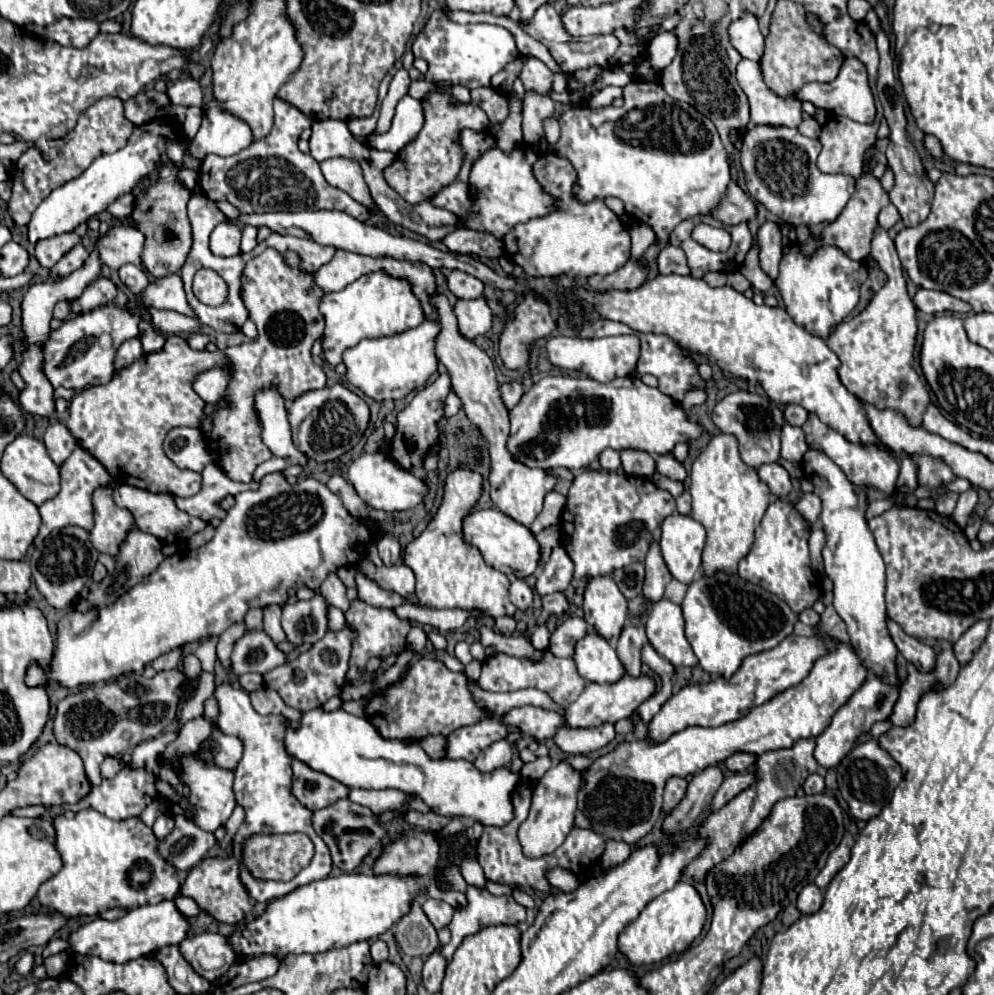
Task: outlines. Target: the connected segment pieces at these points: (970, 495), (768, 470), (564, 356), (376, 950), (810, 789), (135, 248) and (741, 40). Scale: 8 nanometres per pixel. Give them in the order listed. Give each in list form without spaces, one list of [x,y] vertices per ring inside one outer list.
[[[973,486],[966,492],[960,494],[956,508],[951,516],[952,520],[958,524],[960,528],[964,528],[967,525],[968,519],[978,502],[978,490]]]
[[[770,462],[770,464],[762,464],[758,468],[758,476],[768,484],[770,492],[780,496],[780,498],[786,498],[788,492],[792,490],[792,484],[790,484],[790,474],[788,470],[778,464],[778,462]]]
[[[634,334],[594,338],[594,340],[582,340],[576,336],[572,338],[556,336],[546,342],[546,350],[548,350],[548,360],[554,366],[562,370],[580,370],[598,382],[610,382],[620,376],[634,376],[634,368],[640,356],[640,340]]]
[[[380,938],[372,940],[372,944],[370,944],[370,954],[372,954],[374,964],[380,964],[382,960],[386,960],[386,958],[388,958],[388,946],[386,946],[386,942],[380,940]]]
[[[810,774],[804,782],[804,792],[806,794],[818,794],[818,792],[824,792],[824,778],[820,774]]]
[[[124,224],[110,226],[106,234],[100,234],[92,242],[92,248],[98,252],[102,264],[116,270],[128,262],[140,266],[142,246],[144,246],[142,232]]]
[[[742,14],[728,26],[730,44],[742,54],[742,58],[758,62],[764,52],[764,36],[760,32],[758,20],[750,14]]]

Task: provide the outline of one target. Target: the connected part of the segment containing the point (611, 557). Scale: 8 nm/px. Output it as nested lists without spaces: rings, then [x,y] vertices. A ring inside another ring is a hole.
[[[584,470],[570,486],[560,520],[566,550],[576,566],[574,576],[604,576],[632,562],[644,562],[652,542],[652,532],[646,524],[660,524],[674,510],[676,504],[670,492],[656,488],[648,478]]]

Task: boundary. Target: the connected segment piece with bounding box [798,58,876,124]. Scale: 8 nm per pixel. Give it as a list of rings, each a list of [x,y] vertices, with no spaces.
[[[846,58],[846,62],[840,68],[840,74],[832,82],[826,82],[826,84],[810,82],[810,84],[806,84],[798,92],[798,100],[808,100],[816,108],[824,108],[828,112],[834,112],[834,114],[840,114],[840,116],[848,116],[848,118],[852,118],[856,122],[864,122],[864,124],[872,124],[874,118],[876,118],[876,106],[874,106],[872,90],[868,86],[866,66],[858,58]]]

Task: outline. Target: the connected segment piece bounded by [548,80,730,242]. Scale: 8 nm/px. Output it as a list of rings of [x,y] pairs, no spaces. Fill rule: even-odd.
[[[636,80],[632,84],[628,84],[624,88],[624,106],[622,108],[614,108],[614,106],[606,106],[606,108],[586,108],[586,106],[580,106],[580,108],[570,108],[566,110],[560,118],[560,140],[556,144],[548,144],[548,150],[552,150],[556,156],[560,158],[568,158],[572,162],[572,166],[576,168],[576,182],[574,182],[574,198],[582,204],[588,204],[596,198],[604,200],[608,196],[616,196],[624,202],[624,208],[630,216],[634,216],[636,220],[648,224],[654,232],[656,232],[656,238],[660,242],[666,242],[670,232],[686,218],[692,218],[692,216],[698,216],[698,214],[708,214],[714,206],[718,206],[720,198],[724,196],[726,192],[726,186],[730,184],[730,168],[728,168],[728,156],[726,156],[726,150],[724,150],[724,144],[718,136],[718,130],[716,126],[712,124],[710,118],[702,116],[696,108],[688,106],[686,104],[680,104],[680,102],[674,102],[672,96],[666,94],[666,90],[658,84],[658,82],[642,82],[642,80]]]

